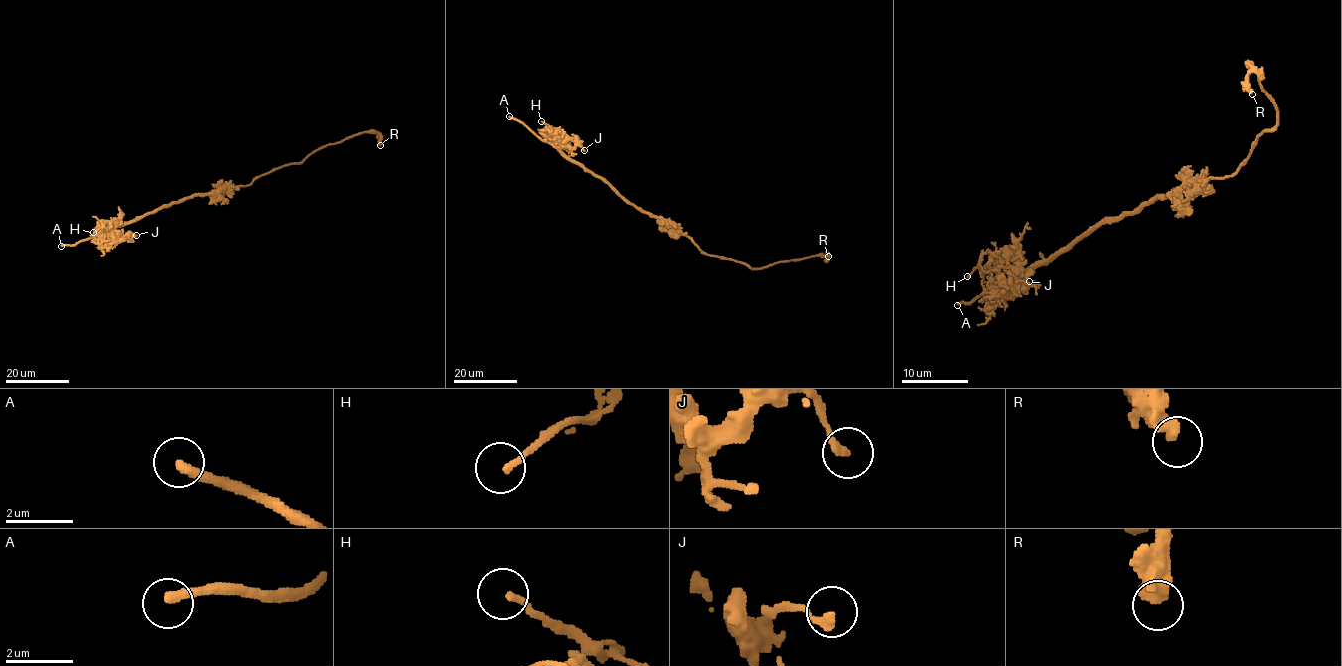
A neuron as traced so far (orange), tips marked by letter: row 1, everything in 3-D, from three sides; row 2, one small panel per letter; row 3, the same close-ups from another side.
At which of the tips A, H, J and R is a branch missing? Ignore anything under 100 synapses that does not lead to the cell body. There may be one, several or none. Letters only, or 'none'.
A

